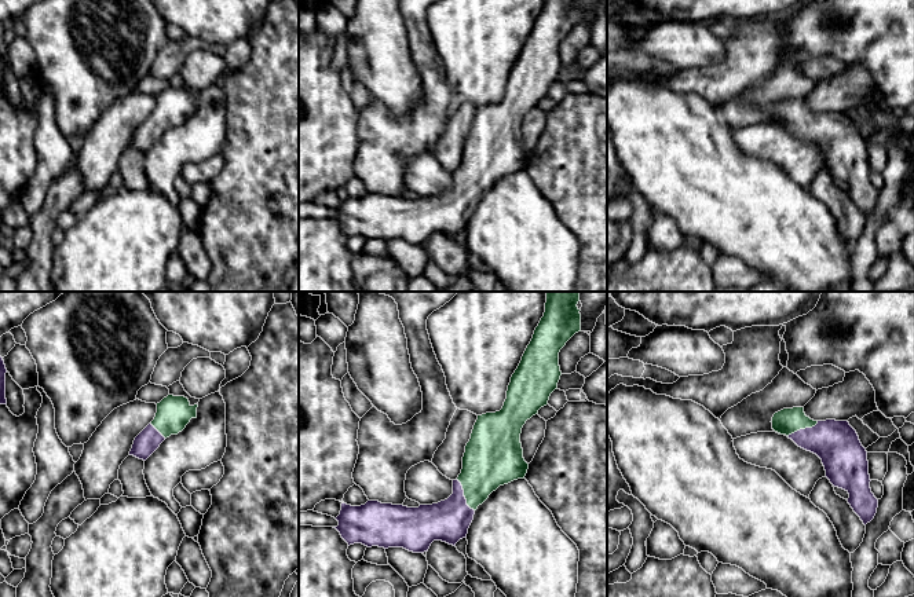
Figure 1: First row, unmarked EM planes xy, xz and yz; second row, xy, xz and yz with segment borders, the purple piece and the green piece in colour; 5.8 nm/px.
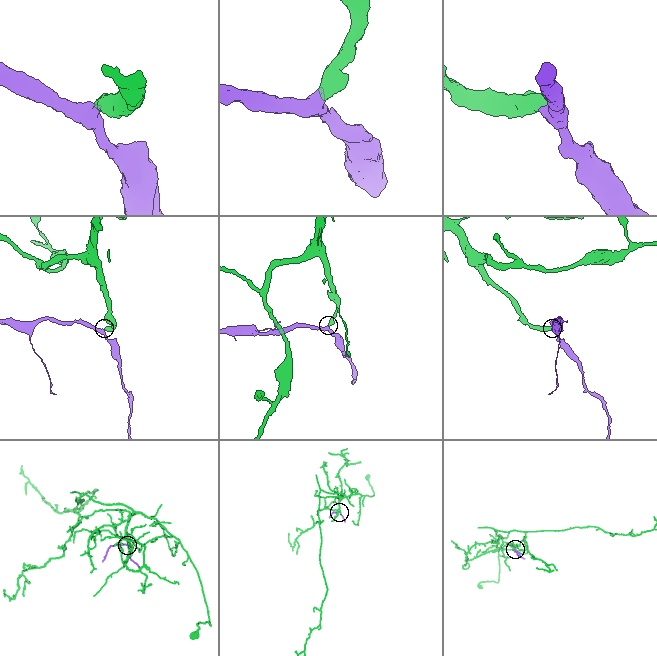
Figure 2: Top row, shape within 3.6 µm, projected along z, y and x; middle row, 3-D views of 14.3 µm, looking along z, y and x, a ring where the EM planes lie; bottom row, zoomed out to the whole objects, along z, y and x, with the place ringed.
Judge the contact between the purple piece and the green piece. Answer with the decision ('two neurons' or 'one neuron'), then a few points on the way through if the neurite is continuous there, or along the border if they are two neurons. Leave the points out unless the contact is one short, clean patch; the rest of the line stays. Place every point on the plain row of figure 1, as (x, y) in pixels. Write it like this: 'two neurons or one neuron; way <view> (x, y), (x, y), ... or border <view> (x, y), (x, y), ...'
one neuron; way xz (448, 212), (461, 197), (463, 187), (476, 174), (489, 154)

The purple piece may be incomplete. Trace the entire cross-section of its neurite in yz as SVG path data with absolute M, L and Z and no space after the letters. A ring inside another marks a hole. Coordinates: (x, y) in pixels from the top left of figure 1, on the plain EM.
M793 99L775 105L771 114L775 124L822 151L826 169L849 186L848 195L864 217L874 210L878 191L870 180L867 143L848 113L814 113L804 99Z

